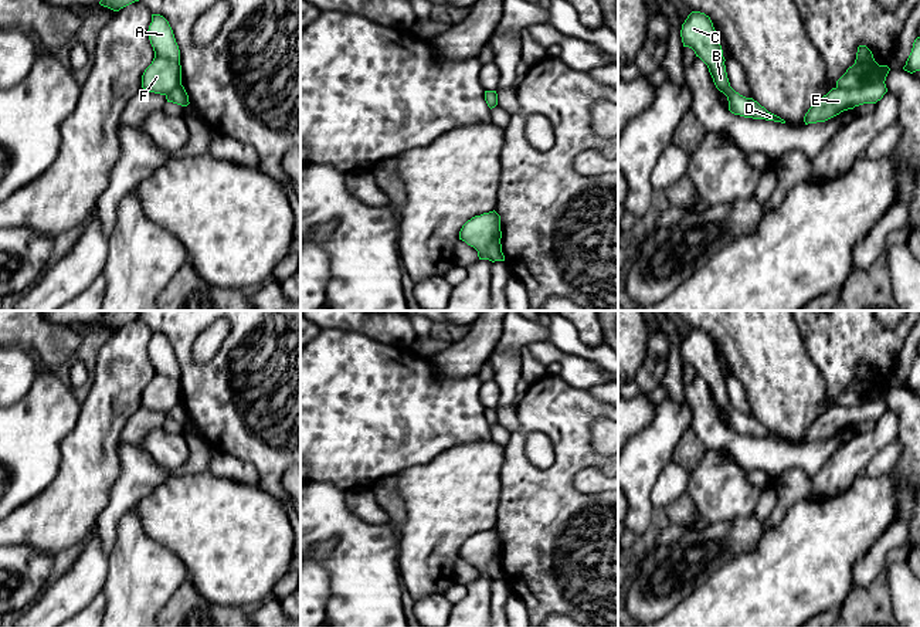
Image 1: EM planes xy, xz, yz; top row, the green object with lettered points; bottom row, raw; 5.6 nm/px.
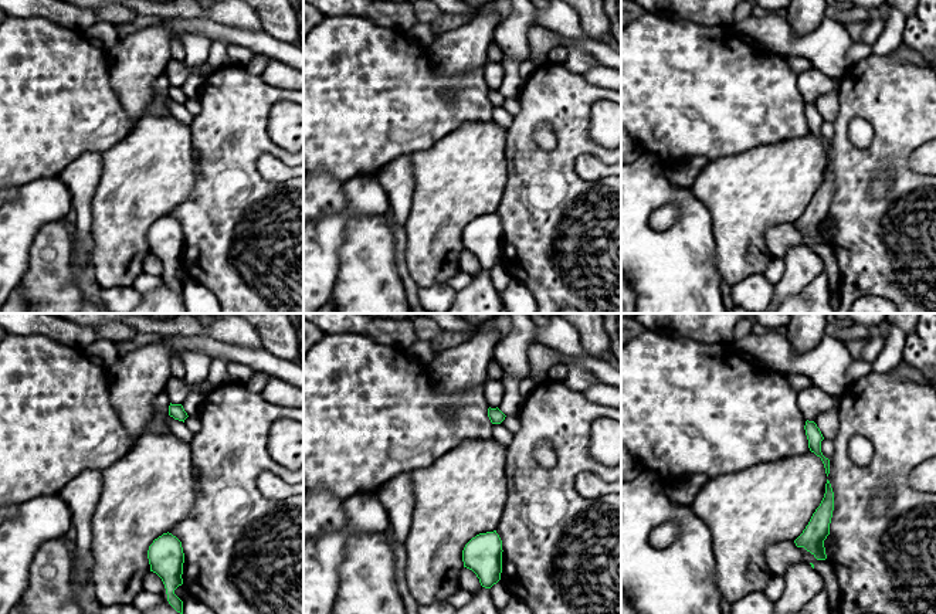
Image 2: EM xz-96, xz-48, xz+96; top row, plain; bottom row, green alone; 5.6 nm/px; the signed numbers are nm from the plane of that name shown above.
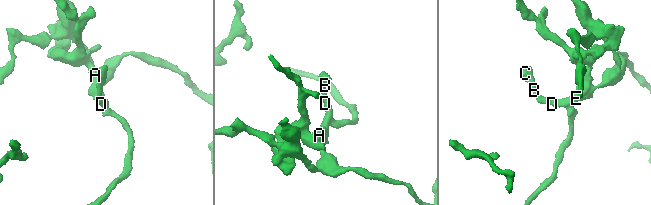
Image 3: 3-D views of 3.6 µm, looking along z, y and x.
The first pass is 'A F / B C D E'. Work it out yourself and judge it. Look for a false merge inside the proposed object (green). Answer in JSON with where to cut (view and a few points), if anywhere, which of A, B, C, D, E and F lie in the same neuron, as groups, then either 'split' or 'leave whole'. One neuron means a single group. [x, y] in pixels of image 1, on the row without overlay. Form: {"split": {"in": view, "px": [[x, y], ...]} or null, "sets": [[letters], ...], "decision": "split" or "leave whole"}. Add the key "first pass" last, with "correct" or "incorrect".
{"split": {"in": "yz", "px": [[883, 399], [852, 406], [837, 404]]}, "sets": [["A", "F"], ["B", "C", "D", "E"]], "decision": "split", "first pass": "correct"}

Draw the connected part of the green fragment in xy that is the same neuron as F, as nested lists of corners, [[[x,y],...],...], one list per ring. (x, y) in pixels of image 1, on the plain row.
[[[152,332],[147,353],[155,376],[142,393],[142,406],[167,413],[181,403],[180,367],[169,339],[160,332]]]

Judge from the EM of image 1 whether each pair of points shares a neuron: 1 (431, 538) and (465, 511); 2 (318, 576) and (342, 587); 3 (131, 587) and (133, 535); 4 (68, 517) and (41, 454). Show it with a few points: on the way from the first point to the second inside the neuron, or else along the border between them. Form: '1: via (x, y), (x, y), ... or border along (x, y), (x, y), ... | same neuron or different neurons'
1: via (440, 529), (457, 512) | same neuron
2: border along (335, 549), (325, 562), (329, 575), (325, 612) | different neurons
3: via (133, 575), (133, 548) | same neuron
4: border along (60, 447), (57, 475), (29, 502) | different neurons

